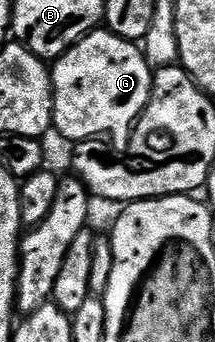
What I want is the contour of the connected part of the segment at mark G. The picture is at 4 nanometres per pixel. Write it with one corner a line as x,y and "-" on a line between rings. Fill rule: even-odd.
104,27
93,29
55,58
50,72
52,124
69,143
131,134
152,94
154,70
146,63
143,48

